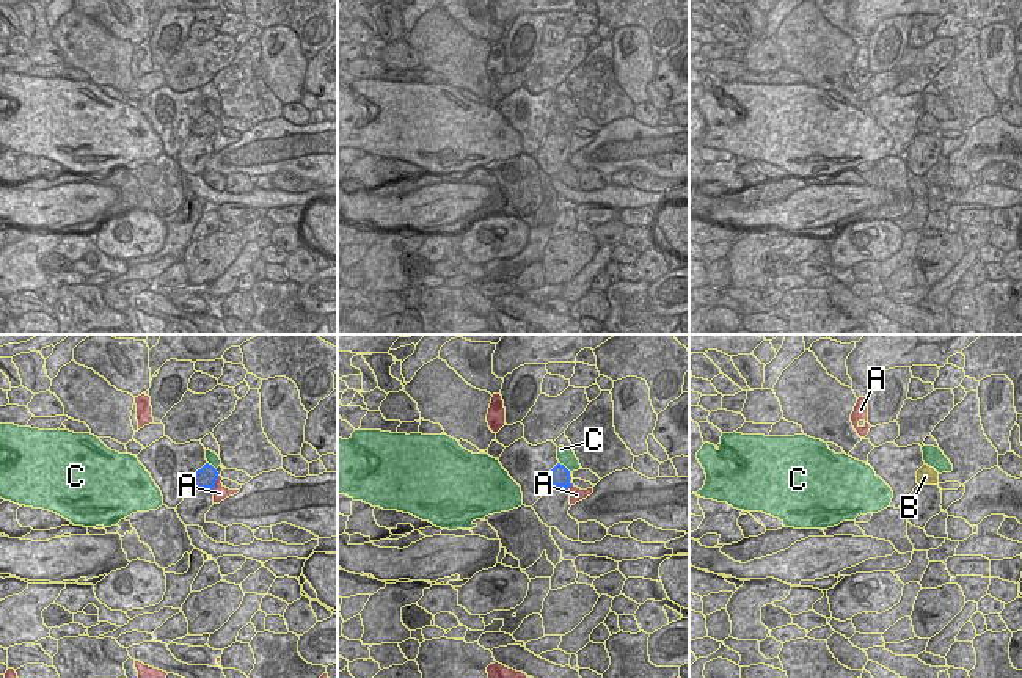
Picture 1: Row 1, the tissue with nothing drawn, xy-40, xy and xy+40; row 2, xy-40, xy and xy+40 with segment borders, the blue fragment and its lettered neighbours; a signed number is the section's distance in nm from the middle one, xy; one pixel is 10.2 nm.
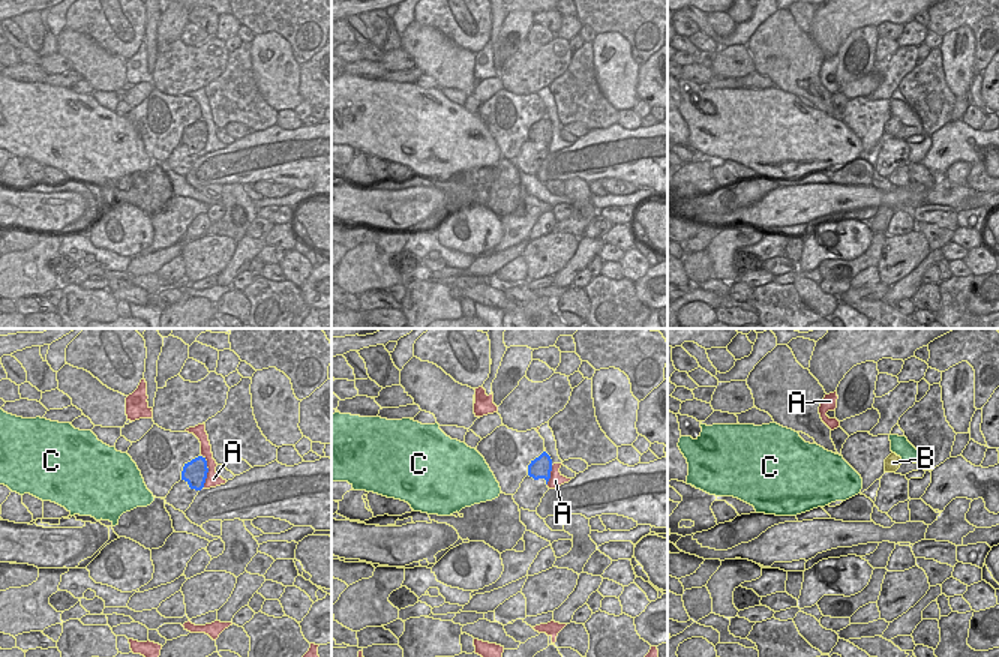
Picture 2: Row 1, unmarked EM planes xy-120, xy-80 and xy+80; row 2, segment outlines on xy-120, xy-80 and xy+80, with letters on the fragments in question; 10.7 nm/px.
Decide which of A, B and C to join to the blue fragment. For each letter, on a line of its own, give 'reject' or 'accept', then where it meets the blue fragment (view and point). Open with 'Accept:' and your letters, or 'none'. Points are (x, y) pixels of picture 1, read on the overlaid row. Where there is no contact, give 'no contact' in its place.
Accept: B
A: reject; meets blue in xy-40 at (214, 484)
B: accept; meets blue in xy at (569, 479)
C: reject; meets blue in xy at (564, 466)

